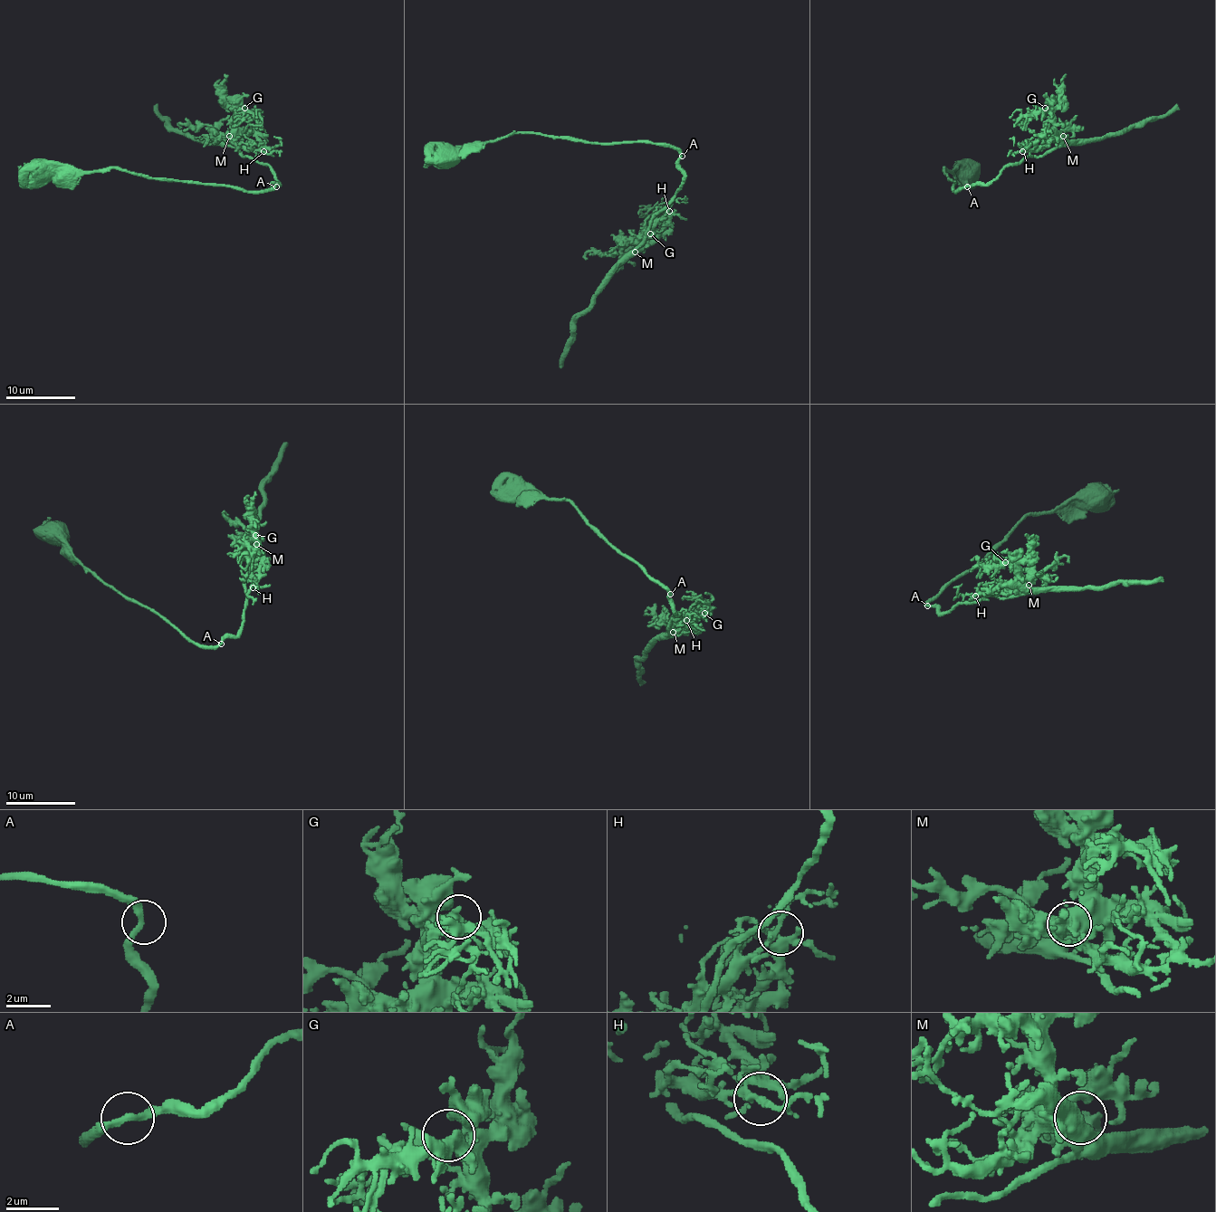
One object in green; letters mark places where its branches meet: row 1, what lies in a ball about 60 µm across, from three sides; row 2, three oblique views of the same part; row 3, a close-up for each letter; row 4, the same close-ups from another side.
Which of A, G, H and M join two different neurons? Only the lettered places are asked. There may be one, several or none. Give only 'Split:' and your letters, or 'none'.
Split: none

